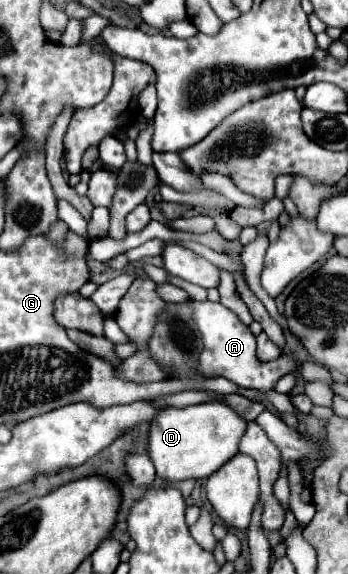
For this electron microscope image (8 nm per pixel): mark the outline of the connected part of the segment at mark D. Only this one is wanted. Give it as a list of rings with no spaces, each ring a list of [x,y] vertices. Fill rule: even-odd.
[[[205,402],[185,408],[161,408],[149,422],[147,454],[157,470],[157,476],[167,482],[179,482],[187,478],[207,478],[219,464],[237,454],[239,438],[245,432],[247,422],[239,420],[231,408],[221,402]]]

